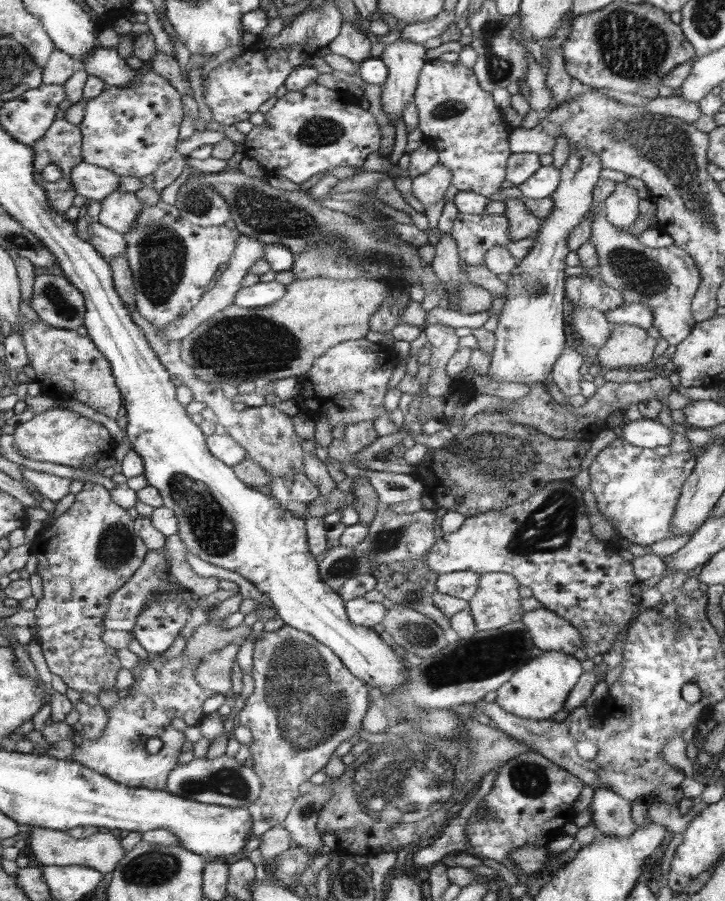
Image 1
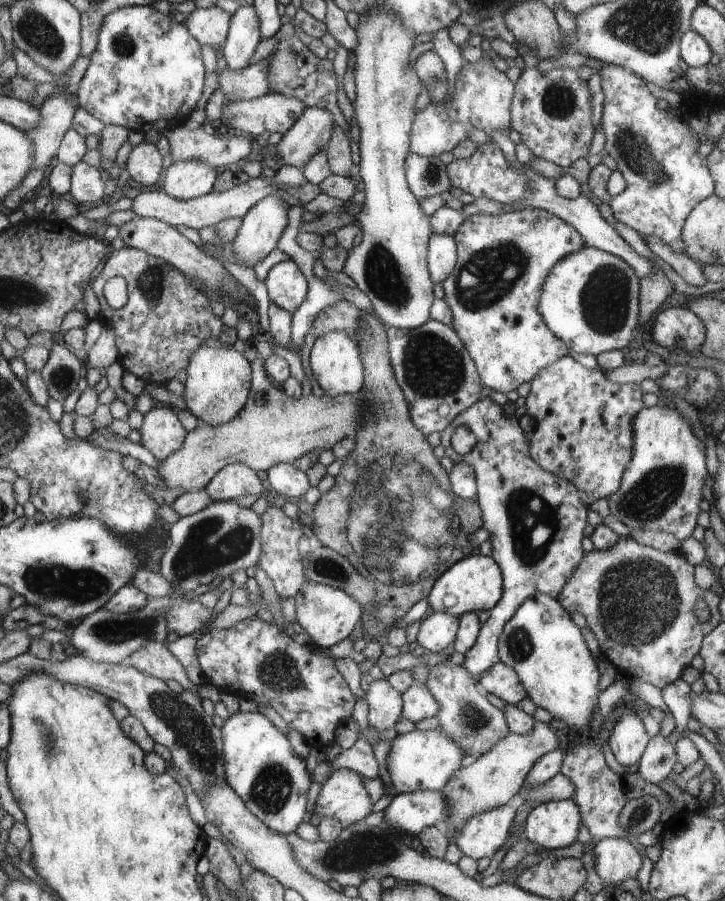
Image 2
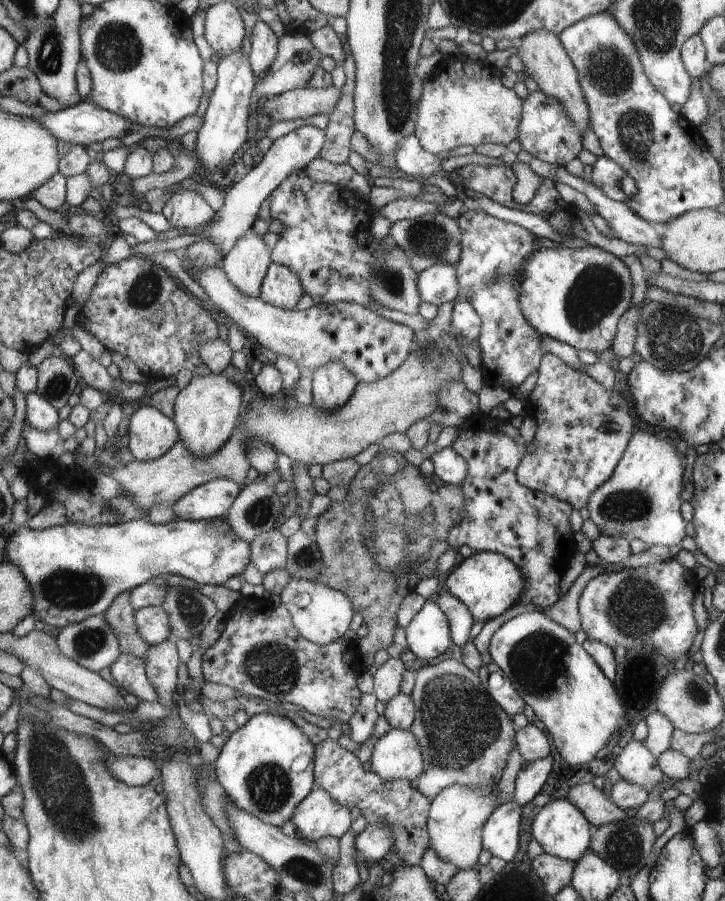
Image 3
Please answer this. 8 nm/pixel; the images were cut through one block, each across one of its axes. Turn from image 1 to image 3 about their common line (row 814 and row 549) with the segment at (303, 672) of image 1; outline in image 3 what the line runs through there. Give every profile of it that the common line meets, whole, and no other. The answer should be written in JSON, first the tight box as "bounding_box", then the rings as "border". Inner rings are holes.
{"bounding_box":[251,526,289,572],"border":[[[278,526],[258,535],[251,543],[251,562],[261,572],[287,566],[289,559],[288,537],[282,536]]]}

